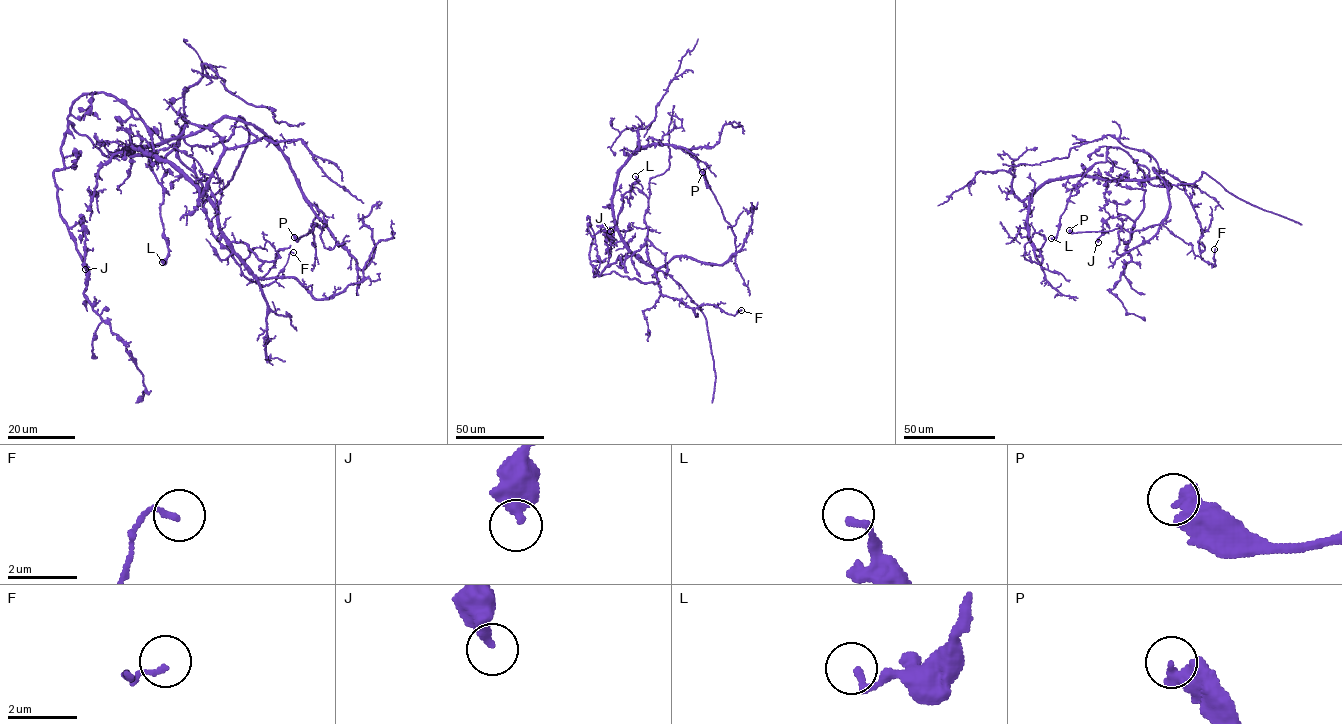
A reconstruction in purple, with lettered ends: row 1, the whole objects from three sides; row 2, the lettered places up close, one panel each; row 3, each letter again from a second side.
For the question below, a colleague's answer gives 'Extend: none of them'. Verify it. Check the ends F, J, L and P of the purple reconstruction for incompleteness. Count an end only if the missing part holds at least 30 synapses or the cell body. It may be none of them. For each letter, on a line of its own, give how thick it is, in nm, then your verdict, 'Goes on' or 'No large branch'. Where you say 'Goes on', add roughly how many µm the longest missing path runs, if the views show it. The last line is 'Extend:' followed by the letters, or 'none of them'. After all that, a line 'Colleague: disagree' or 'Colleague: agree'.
F: Thickness 130 nm. No large branch
J: Thickness 400 nm. No large branch
L: Thickness 200 nm. No large branch
P: Thickness 480 nm. No large branch
Extend: none of them
Colleague: agree

